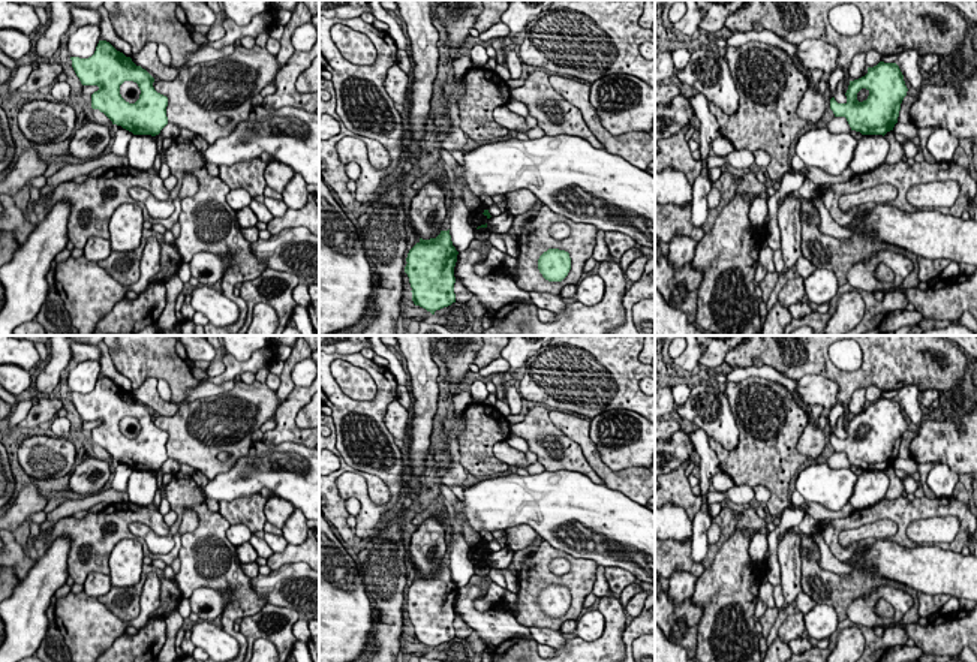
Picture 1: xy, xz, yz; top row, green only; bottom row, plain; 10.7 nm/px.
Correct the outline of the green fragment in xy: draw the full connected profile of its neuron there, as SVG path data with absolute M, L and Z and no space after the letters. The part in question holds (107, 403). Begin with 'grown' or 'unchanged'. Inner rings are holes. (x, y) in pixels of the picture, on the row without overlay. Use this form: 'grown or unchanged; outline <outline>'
unchanged; outline M99 376L88 394L70 392L70 395L82 421L99 422L91 430L91 443L103 448L112 460L133 470L151 472L159 470L168 460L168 433L154 425L154 413L109 377ZM124 416L136 418L141 425L135 439L126 437L120 430Z

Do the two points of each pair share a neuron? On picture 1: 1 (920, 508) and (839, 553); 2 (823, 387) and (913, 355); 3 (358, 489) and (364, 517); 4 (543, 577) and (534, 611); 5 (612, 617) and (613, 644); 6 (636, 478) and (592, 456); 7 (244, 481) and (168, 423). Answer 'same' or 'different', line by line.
1: same
2: different
3: same
4: same
5: same
6: same
7: different

